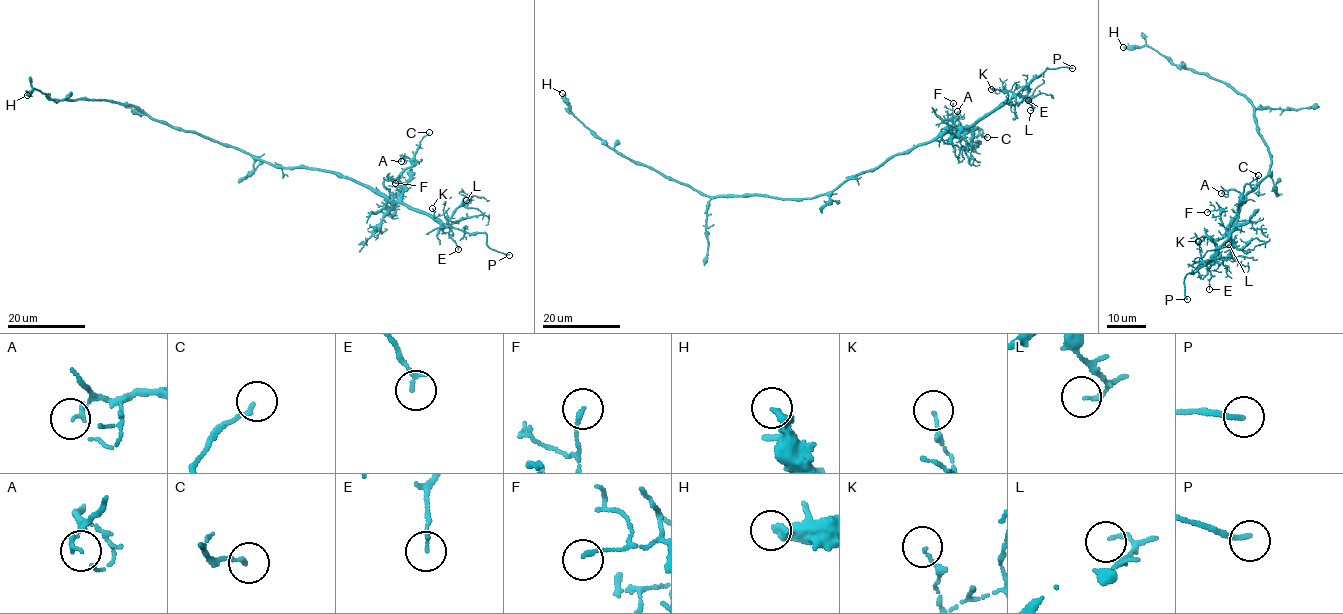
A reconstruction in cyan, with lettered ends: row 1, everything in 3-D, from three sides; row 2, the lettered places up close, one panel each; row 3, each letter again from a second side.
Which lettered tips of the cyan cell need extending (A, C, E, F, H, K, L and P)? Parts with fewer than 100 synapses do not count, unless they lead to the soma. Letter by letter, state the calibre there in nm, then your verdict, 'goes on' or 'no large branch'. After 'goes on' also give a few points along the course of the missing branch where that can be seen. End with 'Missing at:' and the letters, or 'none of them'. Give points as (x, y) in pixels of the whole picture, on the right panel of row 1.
A: 150 nm thick; no large branch
C: 140 nm thick; no large branch
E: 130 nm thick; no large branch
F: 130 nm thick; no large branch
H: 360 nm thick; no large branch
K: 90 nm thick; no large branch
L: 150 nm thick; no large branch
P: 170 nm thick; goes on
Missing at: P

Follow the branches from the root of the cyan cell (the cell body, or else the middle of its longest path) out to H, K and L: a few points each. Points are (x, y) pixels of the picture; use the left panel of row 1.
H: (248, 153), (177, 130), (114, 101), (55, 102), (34, 88), (27, 95)
K: (248, 153), (283, 167), (340, 173), (448, 224), (443, 214), (435, 217), (432, 208)
L: (248, 153), (283, 167), (340, 173), (384, 197), (423, 211), (440, 224), (470, 200), (466, 200)

